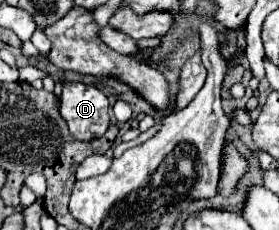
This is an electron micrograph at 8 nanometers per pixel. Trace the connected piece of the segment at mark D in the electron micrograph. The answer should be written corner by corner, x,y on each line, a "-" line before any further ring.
64,81
60,97
60,115
78,141
102,137
110,125
108,97
94,85
82,81

